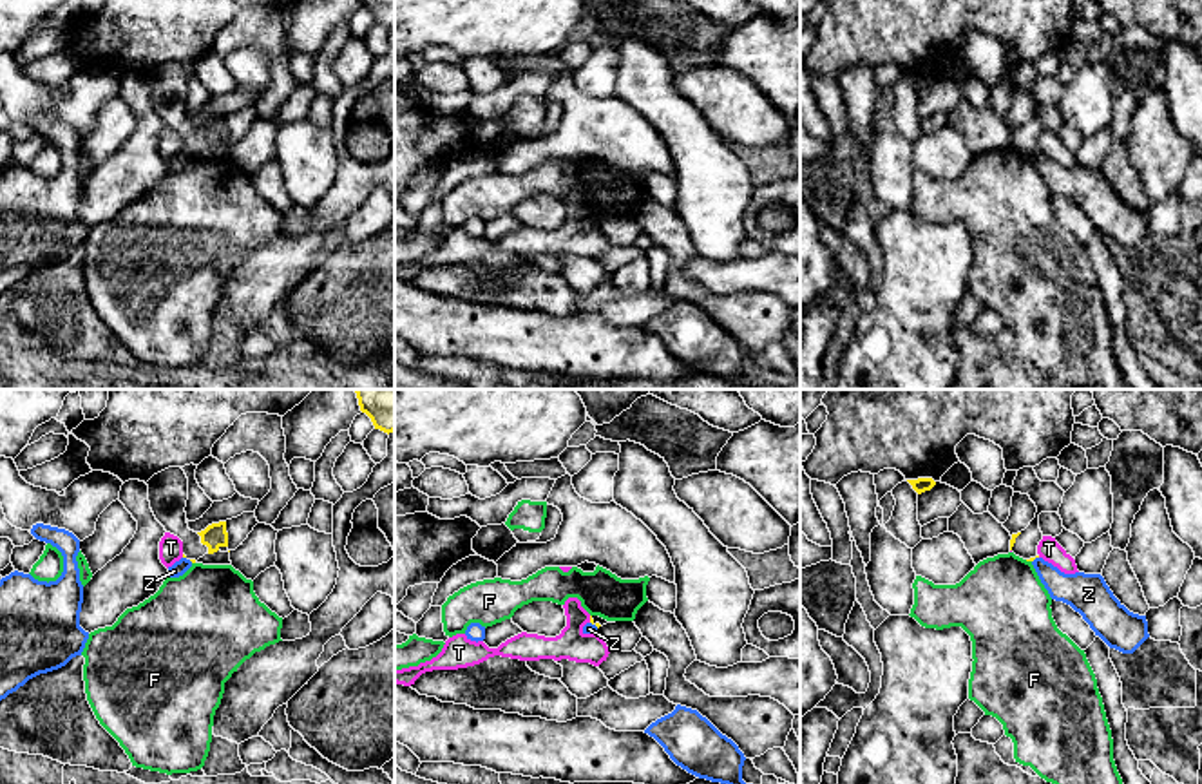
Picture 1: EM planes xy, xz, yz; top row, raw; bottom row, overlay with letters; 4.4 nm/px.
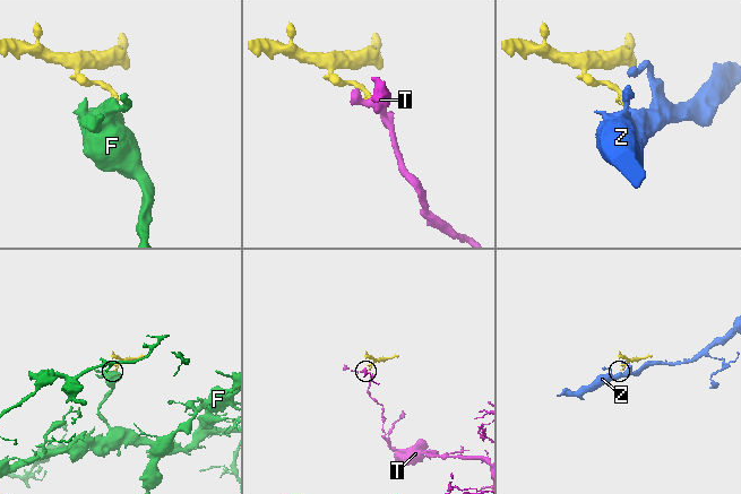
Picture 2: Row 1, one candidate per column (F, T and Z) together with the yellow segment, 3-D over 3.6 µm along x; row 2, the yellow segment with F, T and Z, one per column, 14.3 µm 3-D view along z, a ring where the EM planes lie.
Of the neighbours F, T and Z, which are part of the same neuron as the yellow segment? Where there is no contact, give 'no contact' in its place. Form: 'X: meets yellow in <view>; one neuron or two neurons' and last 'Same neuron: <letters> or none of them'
F: meets yellow in yz; two neurons
T: meets yellow in xz; two neurons
Z: meets yellow in xz; two neurons
Same neuron: none of them

